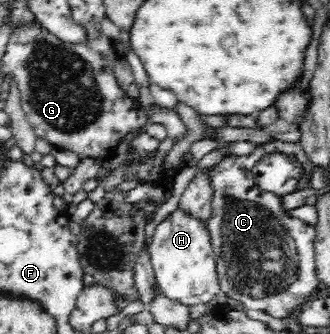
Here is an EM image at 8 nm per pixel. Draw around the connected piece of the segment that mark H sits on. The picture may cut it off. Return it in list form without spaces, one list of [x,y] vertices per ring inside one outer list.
[[[178,208],[155,228],[148,254],[155,272],[156,286],[166,299],[192,306],[216,299],[216,294],[221,291],[207,223],[190,217],[184,209]]]

